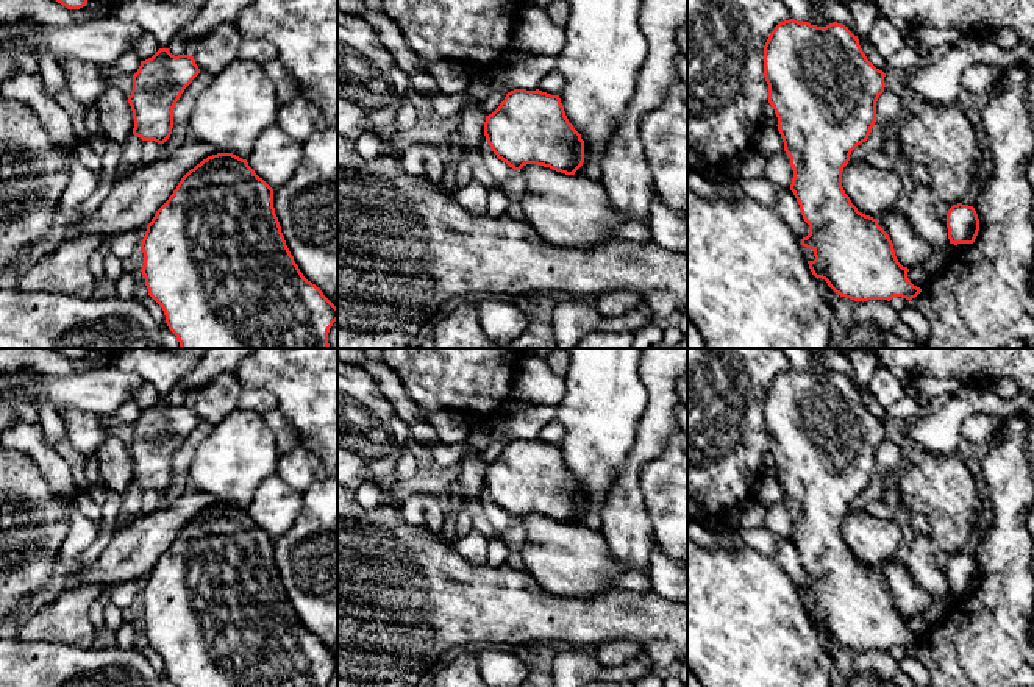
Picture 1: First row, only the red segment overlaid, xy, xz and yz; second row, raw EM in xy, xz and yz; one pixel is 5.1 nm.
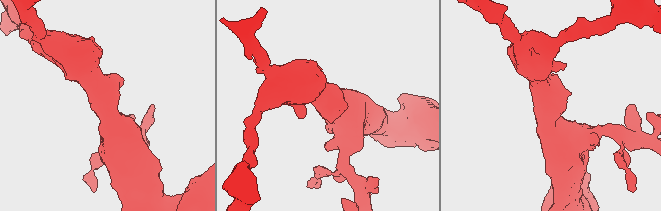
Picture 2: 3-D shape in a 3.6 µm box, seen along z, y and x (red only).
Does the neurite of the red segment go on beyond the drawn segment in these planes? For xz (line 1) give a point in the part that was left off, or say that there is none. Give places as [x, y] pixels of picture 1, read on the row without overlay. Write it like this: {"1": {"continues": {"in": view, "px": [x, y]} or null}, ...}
{"1": {"continues": null}}

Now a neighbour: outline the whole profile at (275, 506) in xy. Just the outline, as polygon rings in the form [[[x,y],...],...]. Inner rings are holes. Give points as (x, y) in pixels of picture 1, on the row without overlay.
[[[276,473],[266,478],[247,507],[248,515],[273,540],[283,536],[301,511],[301,493],[289,487]]]

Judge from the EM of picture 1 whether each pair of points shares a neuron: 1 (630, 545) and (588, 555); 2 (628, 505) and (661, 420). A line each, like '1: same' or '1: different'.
1: different
2: same

